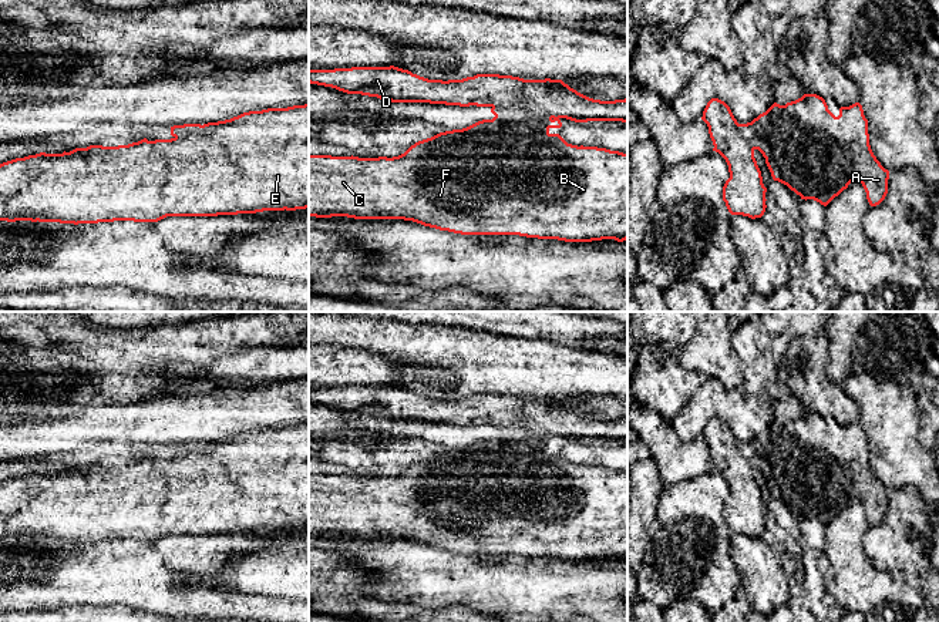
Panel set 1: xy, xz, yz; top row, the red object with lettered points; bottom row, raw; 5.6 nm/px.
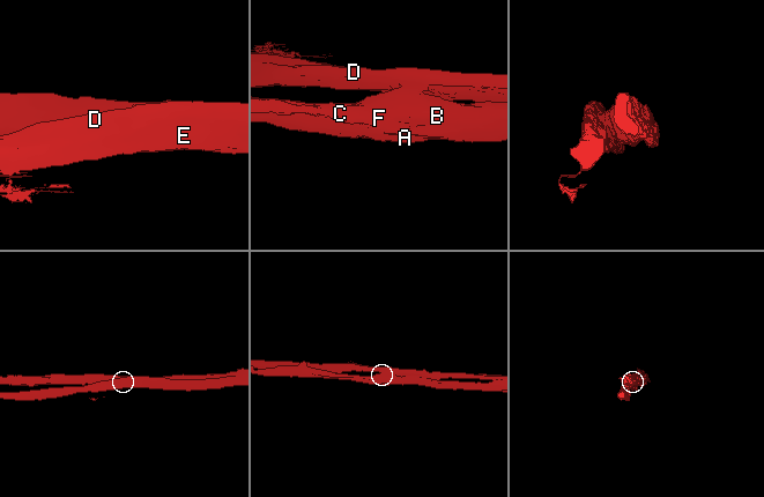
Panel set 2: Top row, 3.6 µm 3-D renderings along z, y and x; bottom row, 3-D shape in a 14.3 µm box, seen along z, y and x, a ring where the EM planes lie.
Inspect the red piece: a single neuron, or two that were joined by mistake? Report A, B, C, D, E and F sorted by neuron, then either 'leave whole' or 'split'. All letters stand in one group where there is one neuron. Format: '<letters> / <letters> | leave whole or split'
A B C F / D E | split

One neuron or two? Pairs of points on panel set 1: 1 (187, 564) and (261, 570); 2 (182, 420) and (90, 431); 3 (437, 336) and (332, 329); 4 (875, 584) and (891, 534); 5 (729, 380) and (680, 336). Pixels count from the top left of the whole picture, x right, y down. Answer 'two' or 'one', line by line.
1: two
2: one
3: one
4: two
5: two

